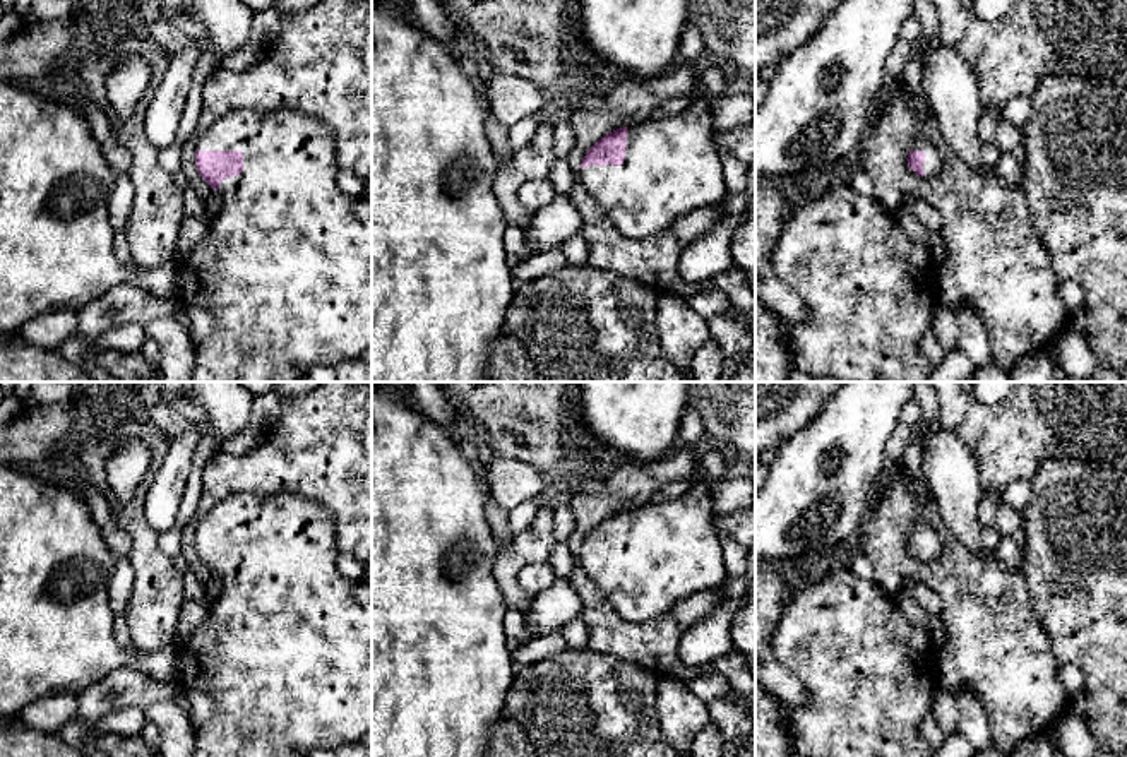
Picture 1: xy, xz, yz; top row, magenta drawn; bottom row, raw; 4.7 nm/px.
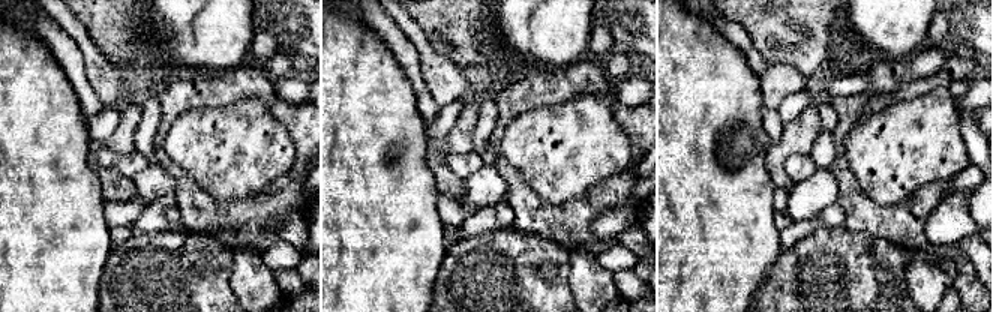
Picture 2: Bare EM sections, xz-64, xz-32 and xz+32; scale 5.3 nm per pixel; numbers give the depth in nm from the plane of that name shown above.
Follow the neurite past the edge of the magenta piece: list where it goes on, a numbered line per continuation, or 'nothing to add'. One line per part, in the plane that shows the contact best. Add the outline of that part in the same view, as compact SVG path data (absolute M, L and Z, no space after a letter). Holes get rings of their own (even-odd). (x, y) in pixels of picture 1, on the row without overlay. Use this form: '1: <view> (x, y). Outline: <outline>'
1: xy (281, 667). Outline: M233 493L216 504L199 522L197 534L242 534L243 555L228 560L216 572L221 594L212 601L206 620L176 646L173 680L188 700L195 721L194 757L308 757L313 750L336 750L360 740L372 730L372 582L349 581L336 567L339 555L334 521L324 505L295 493Z

